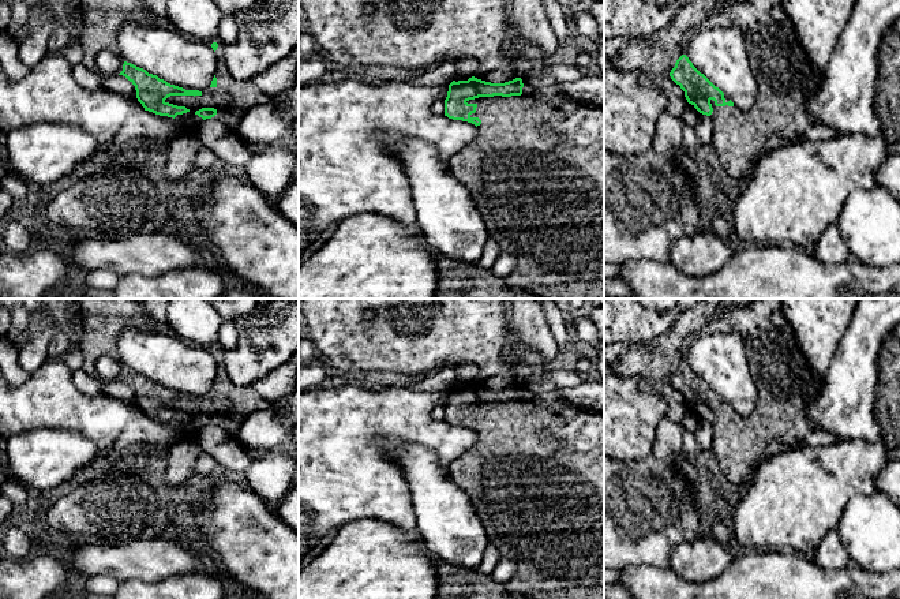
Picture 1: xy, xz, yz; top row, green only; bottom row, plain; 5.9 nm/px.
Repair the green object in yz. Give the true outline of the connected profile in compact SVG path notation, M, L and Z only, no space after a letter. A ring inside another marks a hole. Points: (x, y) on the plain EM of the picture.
M754 299L746 306L738 306L713 318L706 327L709 333L736 332L742 336L747 364L757 389L757 404L749 418L742 418L734 408L724 404L724 398L701 379L686 360L682 360L671 375L671 385L680 392L685 403L700 419L710 422L713 439L710 450L724 478L739 487L745 479L765 461L765 449L779 442L785 449L799 446L803 438L820 428L805 408L820 390L824 379L817 379L802 352L794 332L781 312L781 299Z

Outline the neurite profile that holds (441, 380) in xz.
M443 366L435 371L420 375L420 378L408 388L416 392L449 392L457 379L457 366Z

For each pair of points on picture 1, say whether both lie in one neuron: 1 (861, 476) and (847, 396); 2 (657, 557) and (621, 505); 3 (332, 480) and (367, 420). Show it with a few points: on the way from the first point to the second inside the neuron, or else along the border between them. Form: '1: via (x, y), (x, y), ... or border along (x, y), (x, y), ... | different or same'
1: border along (881, 437), (876, 441), (839, 440) | different
2: via (651, 545), (642, 528), (633, 517) | same
3: via (332, 465), (332, 456), (352, 435) | same

